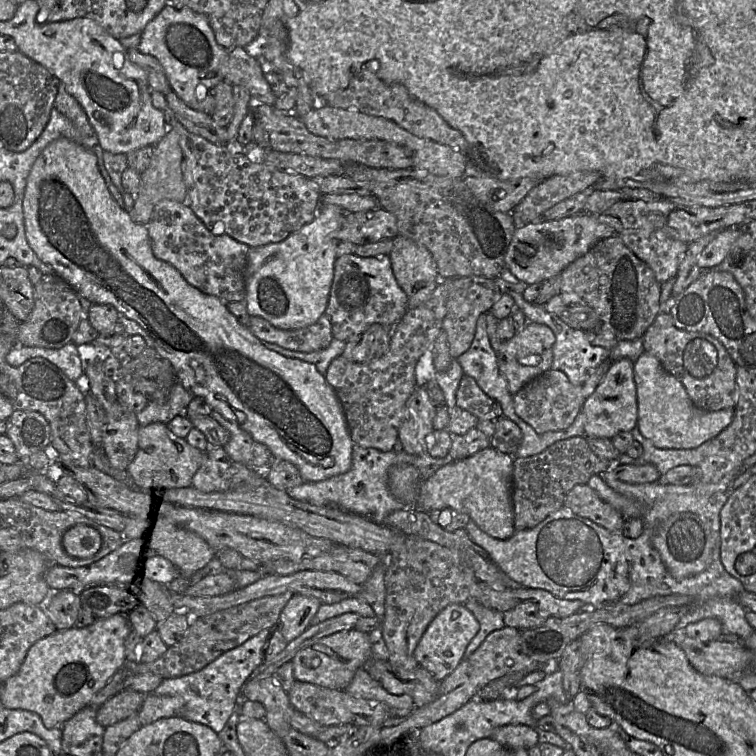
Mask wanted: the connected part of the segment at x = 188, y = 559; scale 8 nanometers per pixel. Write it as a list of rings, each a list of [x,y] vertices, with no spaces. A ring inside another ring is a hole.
[[[158,522],[143,534],[143,558],[170,560],[181,576],[190,577],[204,568],[216,551],[199,535],[173,522]]]

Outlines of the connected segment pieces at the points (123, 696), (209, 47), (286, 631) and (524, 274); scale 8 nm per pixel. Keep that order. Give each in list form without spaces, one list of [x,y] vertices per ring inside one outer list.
[[[121,690],[97,709],[97,722],[103,727],[108,727],[126,719],[139,711],[145,696],[140,692]]]
[[[167,3],[143,29],[136,49],[159,61],[171,89],[189,107],[209,115],[212,113],[215,99],[211,89],[224,79],[229,50],[216,42],[206,15],[188,8],[178,9]]]
[[[294,594],[282,610],[278,625],[286,642],[300,636],[311,624],[322,603],[315,597]]]
[[[587,214],[559,220],[538,220],[516,228],[505,255],[505,265],[517,280],[531,285],[542,283],[560,273],[596,243],[615,235],[615,230]]]

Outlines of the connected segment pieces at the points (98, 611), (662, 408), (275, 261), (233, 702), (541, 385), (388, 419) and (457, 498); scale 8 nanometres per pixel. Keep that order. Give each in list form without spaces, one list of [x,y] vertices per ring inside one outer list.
[[[100,584],[78,591],[83,608],[89,608],[94,619],[107,618],[114,614],[128,615],[141,606],[127,589],[114,584]]]
[[[644,352],[634,363],[638,422],[641,434],[660,449],[693,449],[715,438],[731,424],[735,408],[709,412],[696,407],[683,384],[667,372],[660,361]]]
[[[320,204],[316,217],[286,239],[250,247],[246,269],[245,303],[252,317],[260,317],[279,329],[291,330],[312,325],[325,314],[334,277],[336,249],[341,242],[335,238],[335,231],[341,225],[346,213],[354,212],[346,212],[334,204]]]
[[[268,627],[241,645],[225,652],[203,669],[184,676],[163,679],[152,692],[164,696],[181,696],[185,705],[181,717],[206,725],[219,733],[241,701],[241,689],[253,671],[264,662],[266,647],[276,630]]]
[[[611,360],[604,361],[582,385],[578,386],[573,385],[562,371],[551,369],[546,371],[528,382],[514,395],[516,414],[539,434],[568,428],[582,410],[586,399],[594,393],[612,363]]]
[[[440,279],[428,300],[416,308],[408,309],[392,329],[389,349],[381,358],[355,363],[338,356],[331,362],[325,375],[326,381],[340,401],[353,443],[382,452],[393,450],[406,402],[416,386],[417,362],[430,350],[442,331],[452,279]]]
[[[491,446],[467,458],[451,461],[420,484],[415,508],[427,513],[450,508],[467,514],[488,535],[508,539],[516,531],[512,501],[513,462],[513,456]]]

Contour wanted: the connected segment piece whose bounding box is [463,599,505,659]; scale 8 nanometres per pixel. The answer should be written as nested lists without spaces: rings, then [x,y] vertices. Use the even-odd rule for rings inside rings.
[[[468,599],[464,605],[479,622],[479,630],[464,652],[463,659],[468,658],[492,632],[505,627],[503,613],[483,606],[474,599]]]

